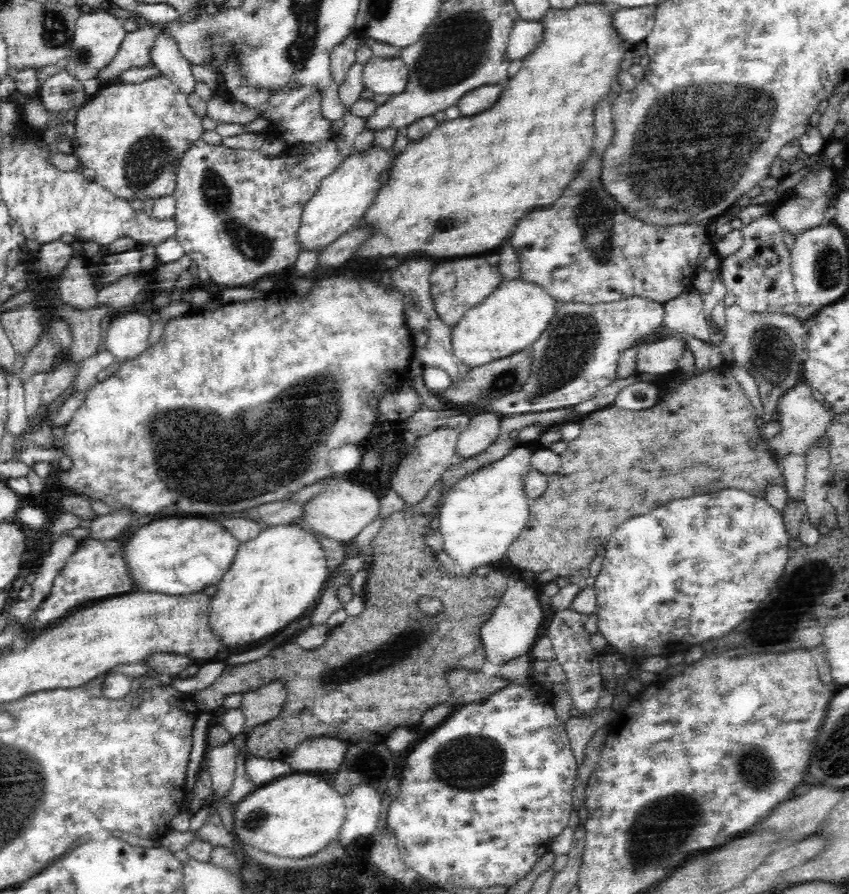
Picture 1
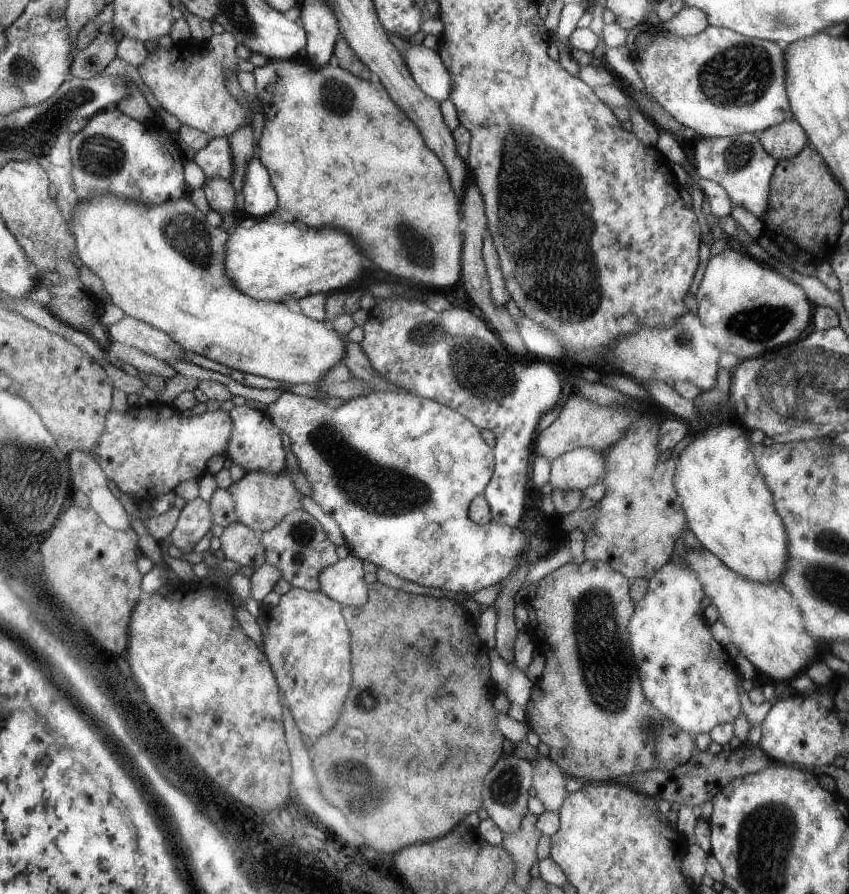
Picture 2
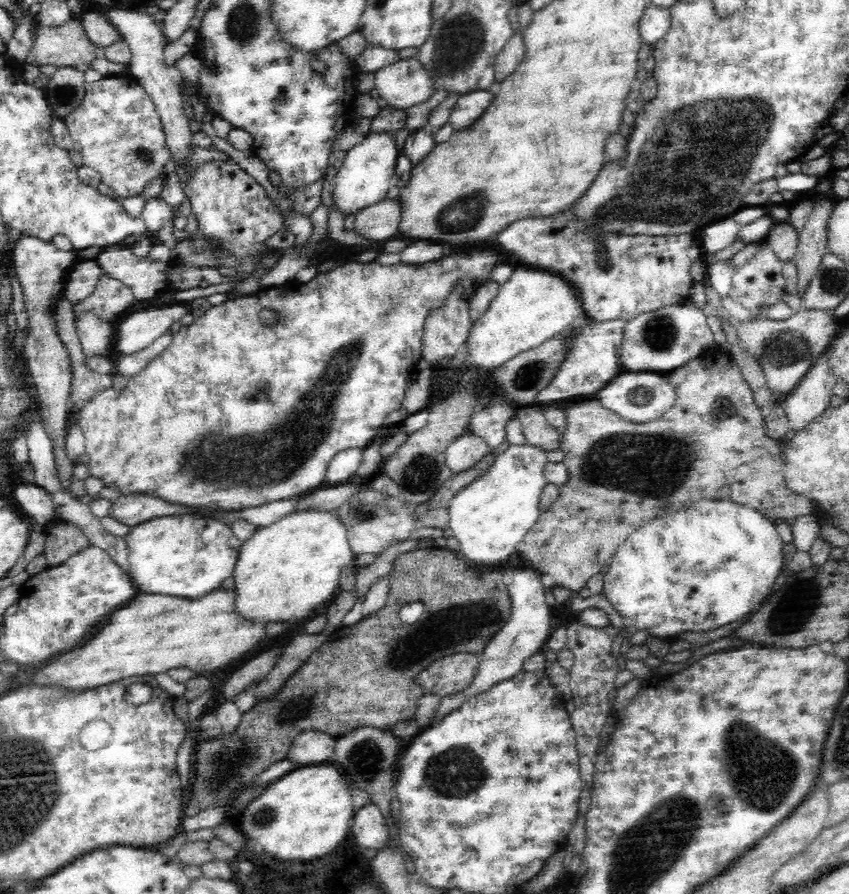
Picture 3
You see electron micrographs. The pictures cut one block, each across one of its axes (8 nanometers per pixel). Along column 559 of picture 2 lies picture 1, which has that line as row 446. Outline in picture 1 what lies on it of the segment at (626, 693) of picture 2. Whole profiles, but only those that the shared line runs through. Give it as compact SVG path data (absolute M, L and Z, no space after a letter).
M686 347L681 354L677 371L660 384L661 397L658 400L658 404L655 404L652 408L630 411L619 409L612 404L606 408L584 415L581 422L578 423L580 424L580 436L576 440L570 441L566 450L562 452L561 465L558 472L547 474L548 484L546 490L538 498L530 500L530 516L527 519L527 525L507 550L506 562L510 562L510 564L514 564L514 566L518 566L522 570L530 570L530 572L544 572L544 570L548 570L554 576L569 577L576 570L588 568L592 559L603 551L605 543L614 532L614 529L620 526L626 519L646 514L652 509L665 505L667 502L681 498L690 498L695 494L708 494L711 491L731 488L749 491L750 494L763 498L765 486L768 483L782 483L786 487L785 476L780 467L779 459L769 449L767 440L760 436L760 426L756 424L756 420L760 415L756 414L756 410L750 399L748 399L748 395L742 389L740 382L732 375L730 369L731 364L727 363L720 364L710 370L704 370L704 372L697 372L695 370L695 354L690 350L690 347Z

